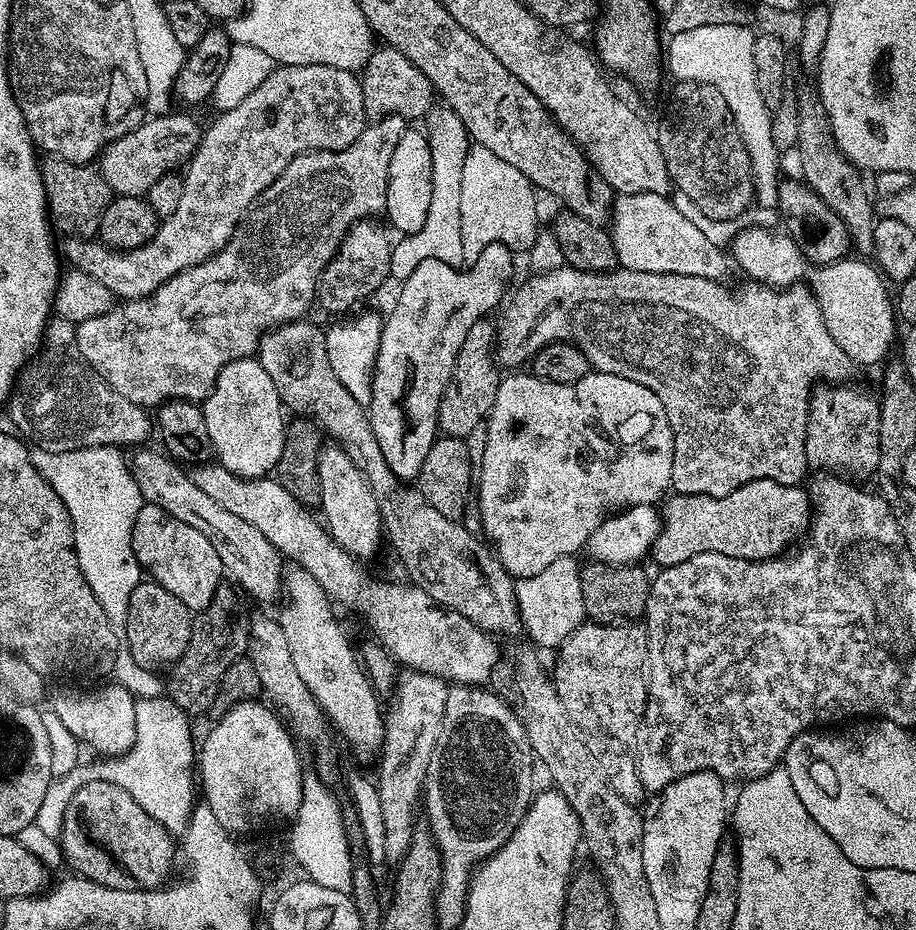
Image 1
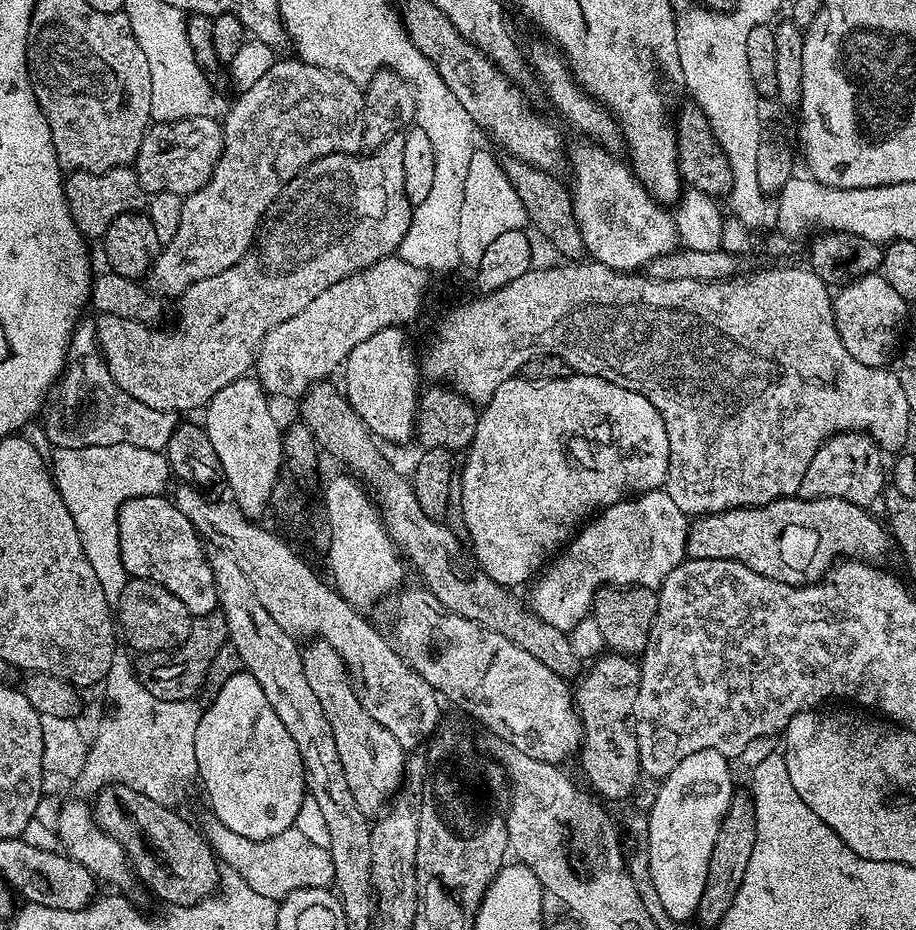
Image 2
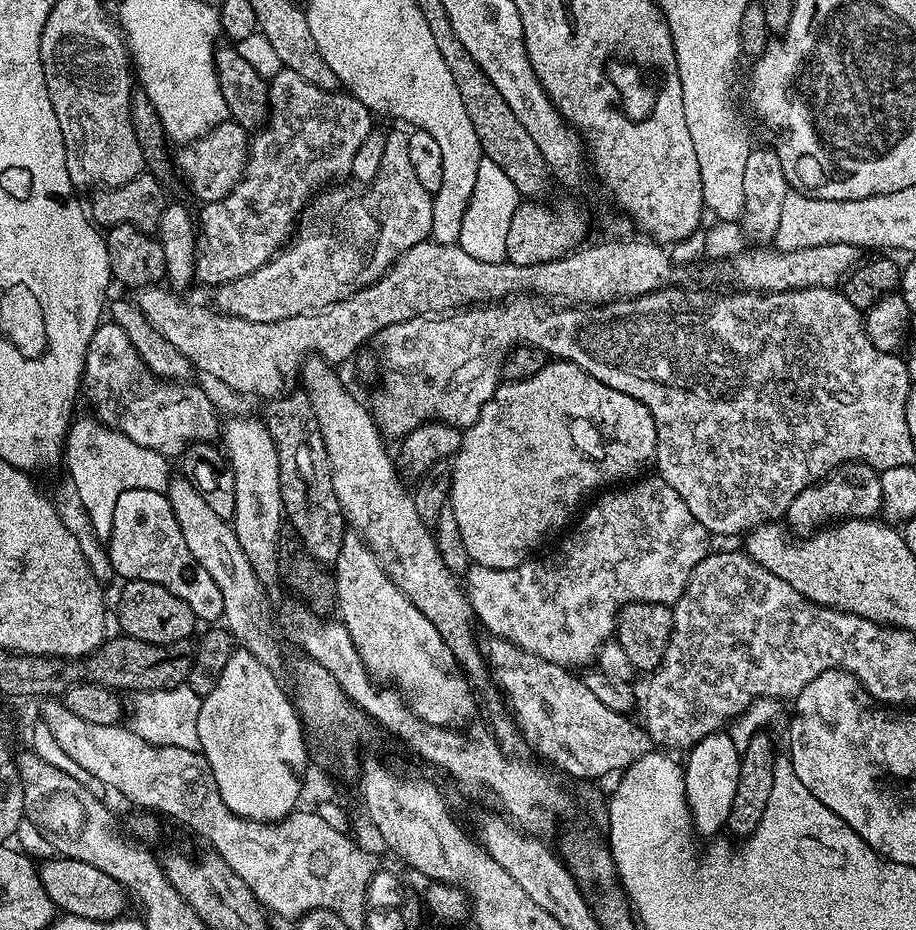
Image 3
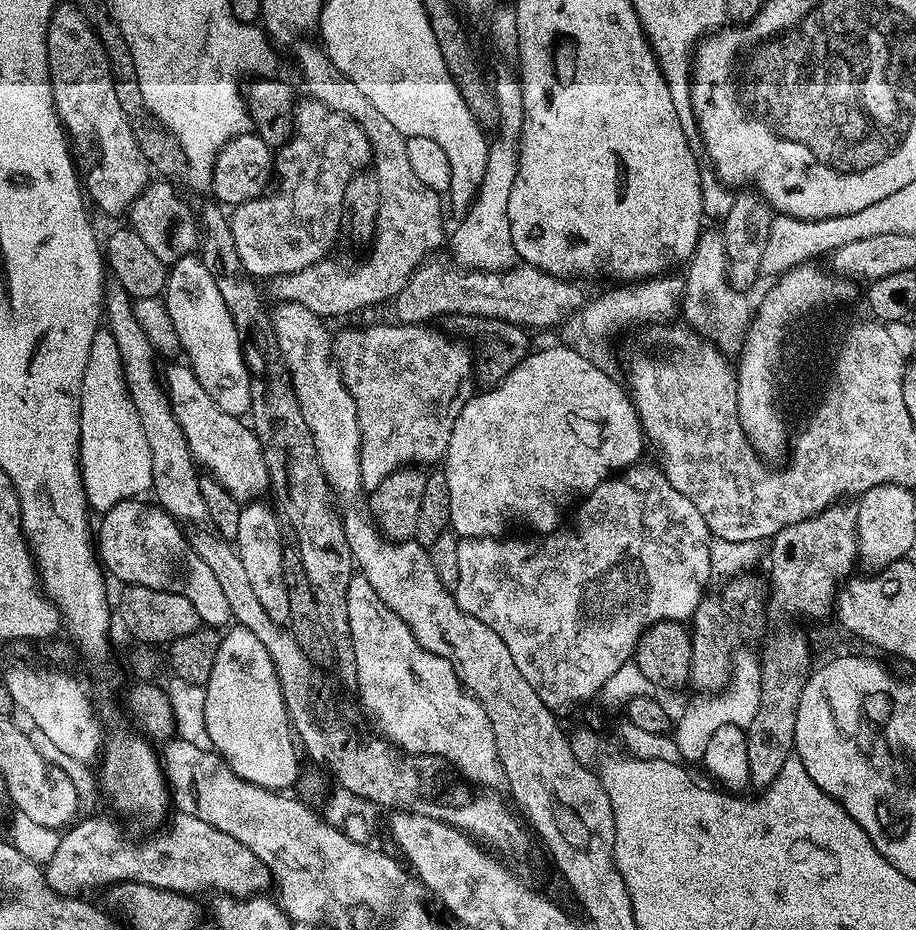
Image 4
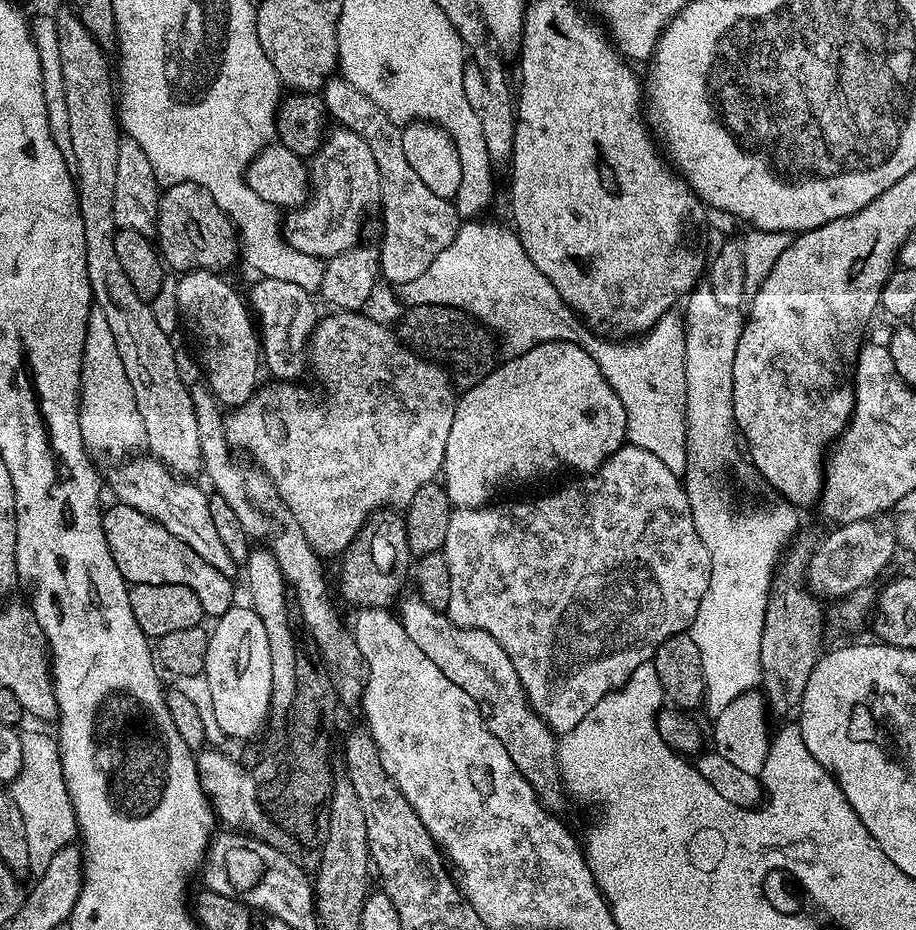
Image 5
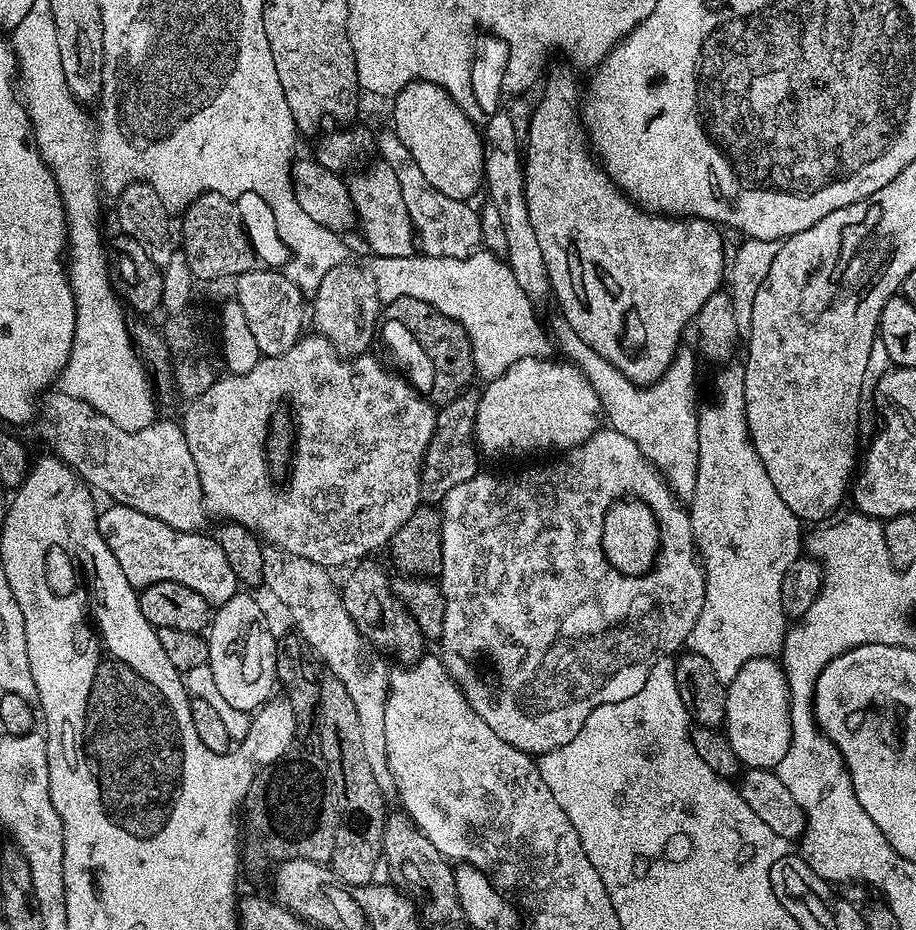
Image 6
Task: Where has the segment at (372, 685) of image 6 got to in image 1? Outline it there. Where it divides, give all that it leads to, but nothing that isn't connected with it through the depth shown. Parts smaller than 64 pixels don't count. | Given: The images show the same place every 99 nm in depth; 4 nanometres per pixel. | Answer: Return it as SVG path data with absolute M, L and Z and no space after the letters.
M59 318L49 319L48 327L44 330L42 347L20 373L6 409L10 417L14 418L21 437L29 445L47 452L82 450L104 445L140 446L147 441L144 439L147 438L148 431L153 431L154 428L153 417L145 409L130 402L130 398L122 398L122 394L115 392L91 366L80 359L80 351L76 345L76 325L70 320Z

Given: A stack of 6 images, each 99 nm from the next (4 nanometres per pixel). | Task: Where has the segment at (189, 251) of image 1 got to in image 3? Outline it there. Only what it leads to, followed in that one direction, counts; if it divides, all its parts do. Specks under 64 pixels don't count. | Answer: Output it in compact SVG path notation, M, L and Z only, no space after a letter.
M281 67L279 71L280 73L276 77L271 77L268 80L268 118L264 121L259 131L251 137L248 145L248 161L244 167L244 177L236 183L234 190L230 190L230 194L226 194L221 200L204 204L201 207L200 218L198 214L198 232L201 237L204 235L204 250L202 246L202 254L196 257L195 279L197 281L201 280L204 284L220 284L223 280L239 282L243 276L250 274L254 270L258 270L258 266L262 266L269 258L275 256L282 247L280 227L283 224L295 225L300 213L304 210L304 205L312 199L314 193L317 191L316 168L321 168L324 172L337 172L338 175L347 177L352 170L354 153L358 150L358 146L362 146L362 138L366 138L366 134L371 132L374 127L374 121L372 121L374 120L373 113L369 112L368 107L362 102L358 102L358 98L349 96L343 90L331 92L328 88L319 88L319 83L302 79L298 74L294 74L294 70L290 70L289 68Z

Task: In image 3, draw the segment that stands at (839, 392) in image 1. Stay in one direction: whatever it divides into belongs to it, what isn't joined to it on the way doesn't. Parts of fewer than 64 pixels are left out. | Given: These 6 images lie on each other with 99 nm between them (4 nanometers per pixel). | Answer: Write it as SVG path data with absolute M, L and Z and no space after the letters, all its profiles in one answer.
M853 462L839 464L817 484L811 484L794 502L790 502L786 513L786 524L797 537L811 536L813 532L842 520L866 520L875 517L884 503L880 472L868 464Z

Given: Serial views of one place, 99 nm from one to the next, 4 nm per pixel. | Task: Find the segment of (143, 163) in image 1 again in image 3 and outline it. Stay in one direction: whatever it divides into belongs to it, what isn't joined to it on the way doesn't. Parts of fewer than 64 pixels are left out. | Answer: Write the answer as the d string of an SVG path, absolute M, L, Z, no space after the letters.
M231 118L224 123L214 126L204 136L196 140L187 141L184 148L174 156L174 164L180 167L188 188L200 199L200 202L209 204L215 200L221 200L244 177L244 167L248 161L249 133L242 125L236 124Z

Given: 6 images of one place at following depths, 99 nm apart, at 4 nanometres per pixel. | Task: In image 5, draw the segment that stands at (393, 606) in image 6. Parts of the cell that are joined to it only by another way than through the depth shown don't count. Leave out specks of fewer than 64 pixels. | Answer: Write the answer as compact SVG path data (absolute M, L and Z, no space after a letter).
M396 510L375 512L365 522L362 531L356 535L353 544L342 553L340 562L341 594L350 603L356 604L357 609L387 609L388 603L392 599L395 601L405 591L404 583L407 580L409 583L410 569L414 564L405 517Z

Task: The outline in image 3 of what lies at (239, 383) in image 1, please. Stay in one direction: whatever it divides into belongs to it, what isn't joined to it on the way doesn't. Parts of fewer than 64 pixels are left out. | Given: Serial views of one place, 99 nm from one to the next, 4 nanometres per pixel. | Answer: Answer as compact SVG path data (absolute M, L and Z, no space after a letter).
M236 416L233 420L225 419L223 440L222 448L234 474L234 516L230 523L236 532L238 546L242 546L246 558L250 558L250 566L254 566L254 574L261 584L271 586L280 580L278 538L285 515L280 497L278 451L260 418L251 420L248 416Z

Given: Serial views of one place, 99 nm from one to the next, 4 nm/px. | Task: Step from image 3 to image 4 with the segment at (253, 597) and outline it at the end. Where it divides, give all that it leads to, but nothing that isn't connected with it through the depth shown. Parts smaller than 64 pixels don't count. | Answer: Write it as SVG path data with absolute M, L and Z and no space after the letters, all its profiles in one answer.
M112 282L105 287L103 315L106 317L106 328L112 332L118 346L118 354L124 365L124 380L128 384L128 397L136 407L142 429L146 430L146 441L150 442L150 458L152 459L152 486L156 492L155 503L165 508L177 522L189 520L192 524L203 525L208 519L206 502L200 489L201 473L198 471L196 459L192 456L190 446L186 442L186 434L182 434L182 426L168 401L161 373L156 373L158 353L152 347L148 331L138 326L138 318L132 309L134 301L123 285Z

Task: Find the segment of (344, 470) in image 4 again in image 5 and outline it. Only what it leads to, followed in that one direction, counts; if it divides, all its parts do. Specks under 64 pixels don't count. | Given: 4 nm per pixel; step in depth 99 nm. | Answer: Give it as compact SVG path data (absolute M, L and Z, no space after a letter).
M265 276L257 279L252 288L250 308L258 325L258 335L262 349L262 364L273 372L280 382L292 382L306 372L306 349L312 331L316 329L318 311L313 293L302 290L302 286L294 286L294 282L282 282L282 278Z

